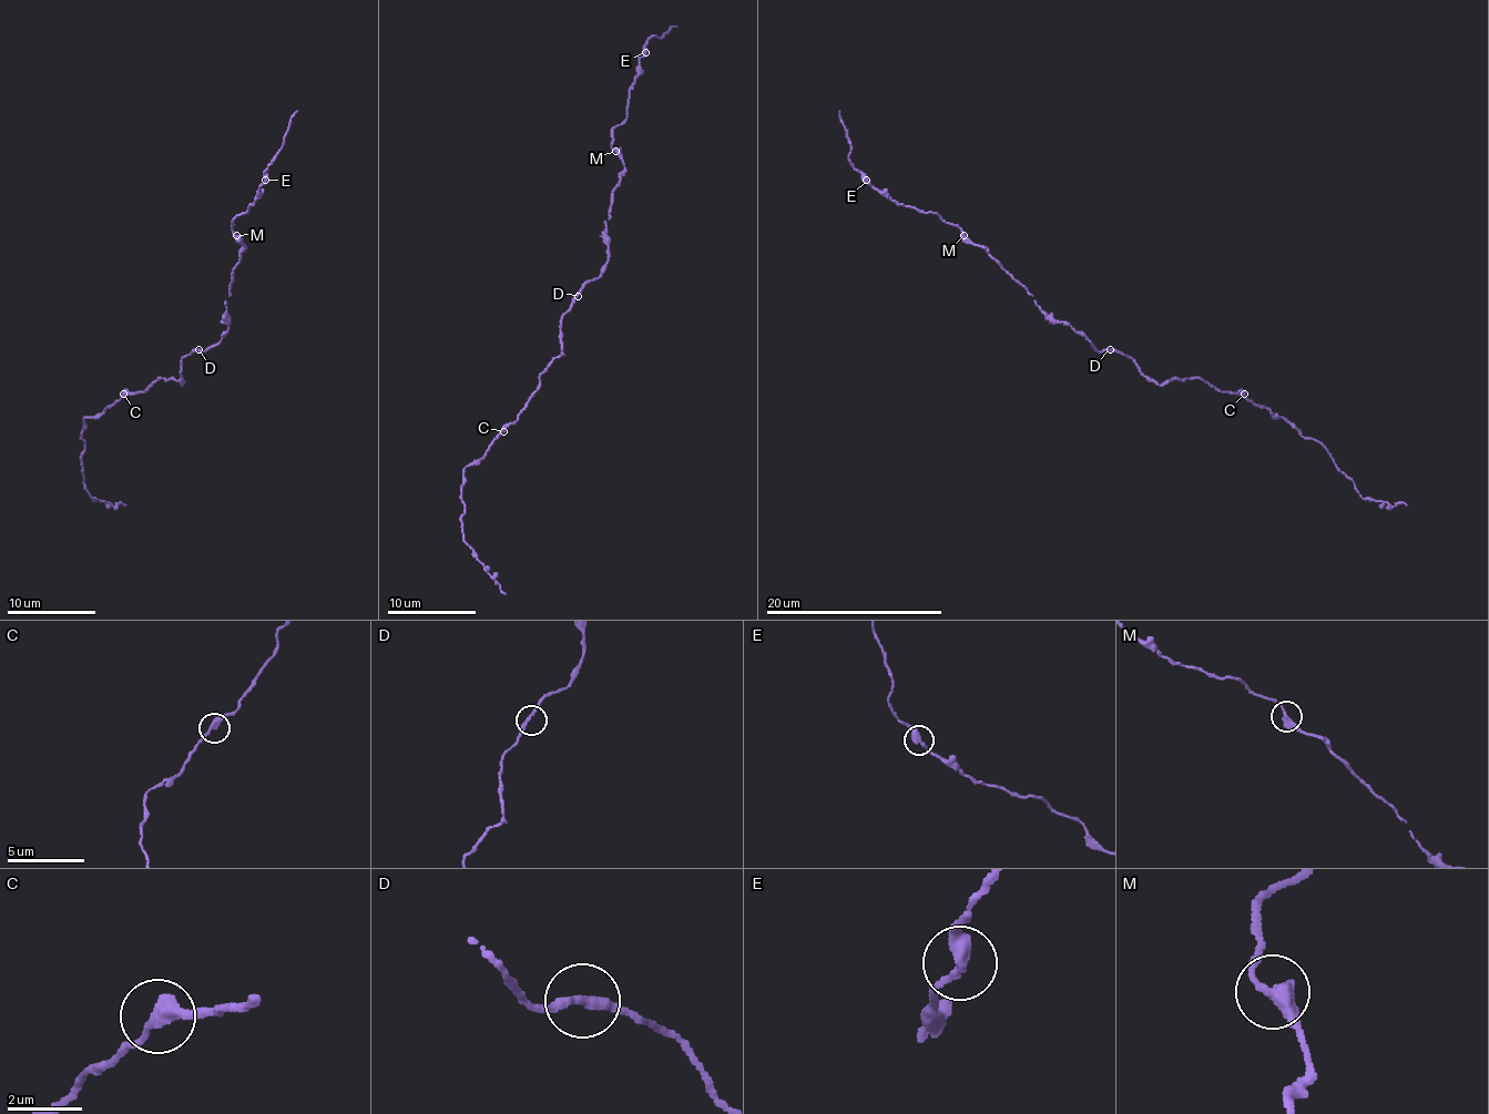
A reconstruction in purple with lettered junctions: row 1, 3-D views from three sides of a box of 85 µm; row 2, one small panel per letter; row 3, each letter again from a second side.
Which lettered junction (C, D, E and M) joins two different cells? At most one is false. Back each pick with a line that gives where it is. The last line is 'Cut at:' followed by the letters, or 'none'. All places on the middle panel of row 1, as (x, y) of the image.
E: Place: (645, 52)
Cut at: E

